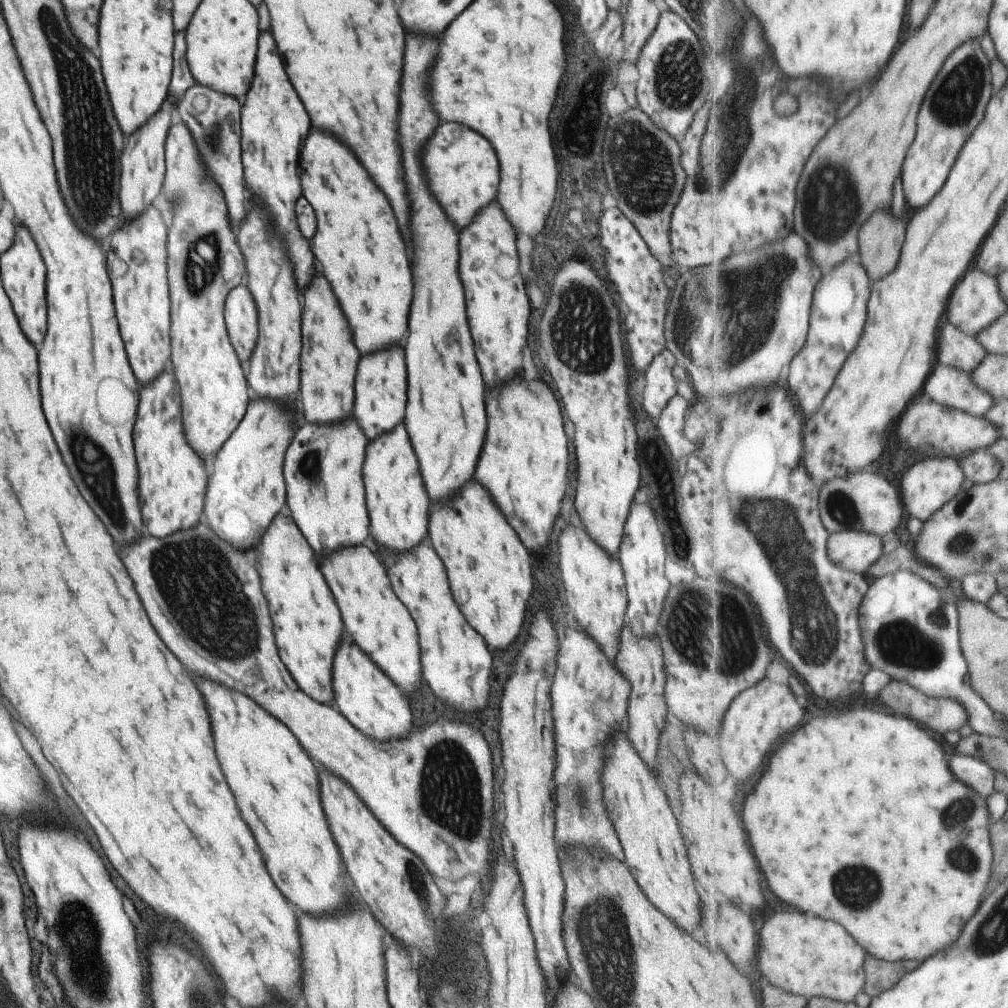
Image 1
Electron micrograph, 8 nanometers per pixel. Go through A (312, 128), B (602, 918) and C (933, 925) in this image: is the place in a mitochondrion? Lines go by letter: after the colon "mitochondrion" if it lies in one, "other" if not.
A: other
B: mitochondrion
C: other

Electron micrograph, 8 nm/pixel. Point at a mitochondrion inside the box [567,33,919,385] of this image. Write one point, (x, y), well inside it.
(641, 165)

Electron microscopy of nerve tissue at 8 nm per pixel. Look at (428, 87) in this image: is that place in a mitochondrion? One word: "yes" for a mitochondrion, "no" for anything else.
no

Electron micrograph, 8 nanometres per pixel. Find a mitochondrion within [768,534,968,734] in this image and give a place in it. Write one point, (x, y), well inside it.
(903, 644)

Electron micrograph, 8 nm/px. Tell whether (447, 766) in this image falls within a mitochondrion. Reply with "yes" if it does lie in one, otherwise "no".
yes

